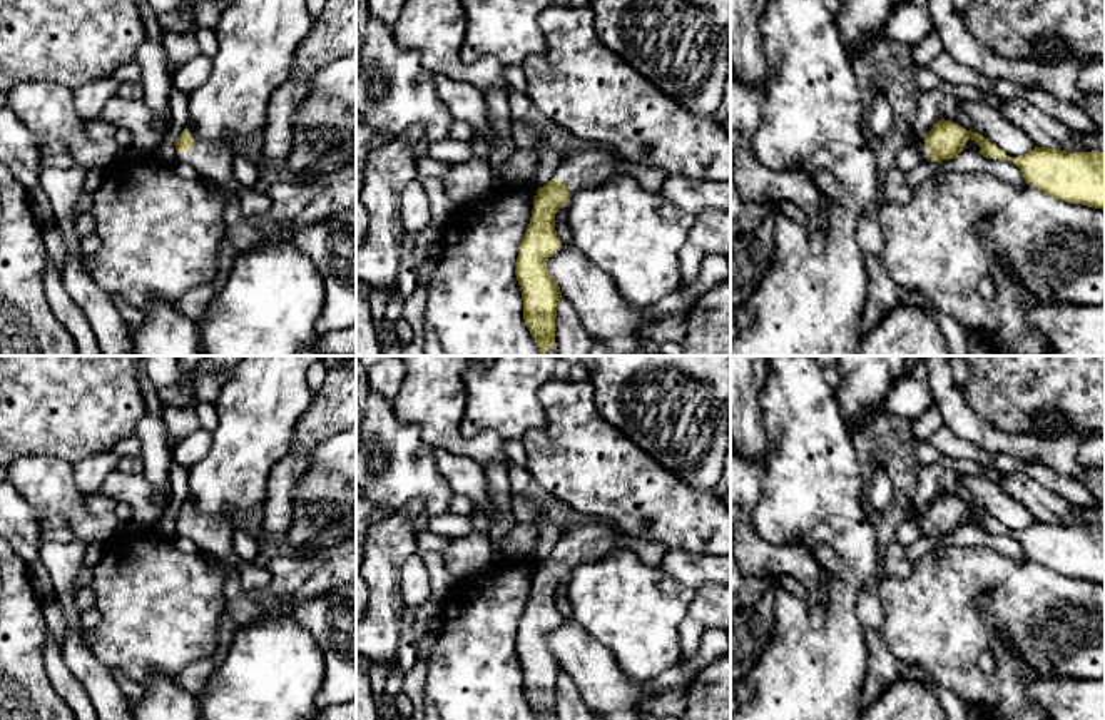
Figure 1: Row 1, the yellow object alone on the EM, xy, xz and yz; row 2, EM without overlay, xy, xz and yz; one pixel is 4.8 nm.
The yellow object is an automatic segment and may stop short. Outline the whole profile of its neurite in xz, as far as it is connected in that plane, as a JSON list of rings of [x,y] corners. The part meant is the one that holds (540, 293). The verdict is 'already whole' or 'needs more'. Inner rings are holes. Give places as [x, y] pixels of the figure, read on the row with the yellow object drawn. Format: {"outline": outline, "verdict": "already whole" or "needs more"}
{"outline": [[[610,147],[575,149],[557,167],[553,179],[538,187],[530,224],[518,247],[515,276],[523,299],[523,321],[540,356],[557,349],[555,319],[562,297],[547,261],[562,247],[555,214],[582,189],[607,182],[624,159]]], "verdict": "needs more"}

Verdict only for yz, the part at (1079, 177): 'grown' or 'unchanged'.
grown

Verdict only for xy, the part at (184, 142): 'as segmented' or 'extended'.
extended

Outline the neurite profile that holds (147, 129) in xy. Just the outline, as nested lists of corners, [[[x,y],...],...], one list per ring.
[[[114,94],[99,115],[104,122],[125,129],[132,147],[155,149],[164,142],[171,115],[157,115],[144,100],[129,100]]]

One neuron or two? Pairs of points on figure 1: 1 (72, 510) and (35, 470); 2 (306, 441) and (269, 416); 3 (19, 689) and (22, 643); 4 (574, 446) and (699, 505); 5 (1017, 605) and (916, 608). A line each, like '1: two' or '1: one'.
1: one
2: two
3: one
4: one
5: one

